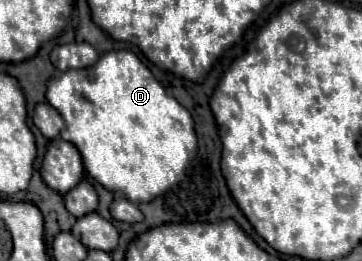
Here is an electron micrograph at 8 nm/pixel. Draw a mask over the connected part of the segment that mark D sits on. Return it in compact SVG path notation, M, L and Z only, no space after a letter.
M119 49L103 53L91 69L69 69L61 79L51 79L47 83L47 101L65 119L61 137L79 149L87 173L107 189L121 191L129 201L151 201L159 193L165 193L183 177L185 167L195 157L197 137L189 111L175 97L167 95L133 51Z

